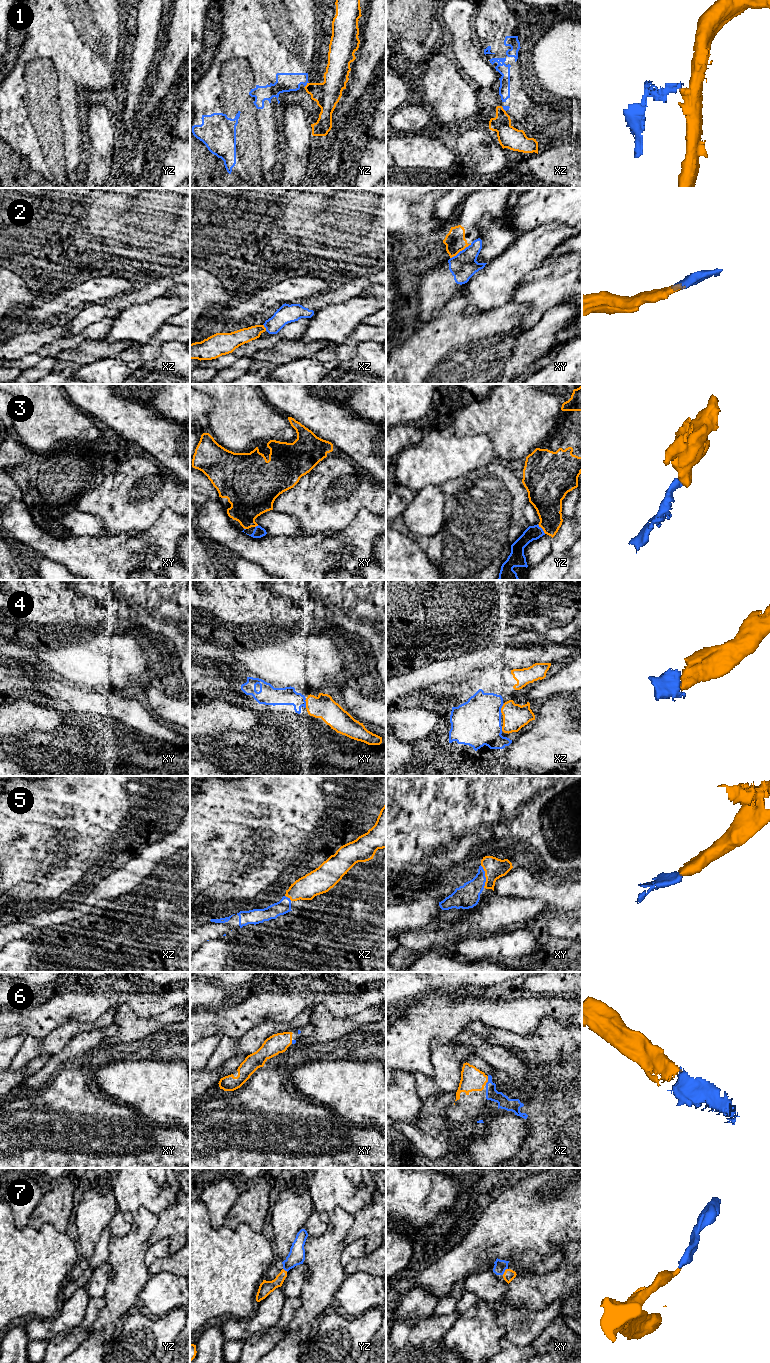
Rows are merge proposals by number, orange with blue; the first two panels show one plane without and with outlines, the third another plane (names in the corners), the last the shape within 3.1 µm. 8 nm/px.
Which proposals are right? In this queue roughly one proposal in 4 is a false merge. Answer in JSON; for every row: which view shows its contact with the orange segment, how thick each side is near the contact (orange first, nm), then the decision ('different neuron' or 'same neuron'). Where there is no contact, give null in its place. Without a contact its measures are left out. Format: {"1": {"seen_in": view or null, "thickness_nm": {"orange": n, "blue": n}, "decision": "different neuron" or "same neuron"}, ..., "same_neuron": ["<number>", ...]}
{"1": {"seen_in": "yz", "thickness_nm": {"orange": 200, "blue": 160}, "decision": "different neuron"}, "2": {"seen_in": "xy", "thickness_nm": {"orange": 170, "blue": 220}, "decision": "different neuron"}, "3": {"seen_in": "yz", "thickness_nm": {"orange": 240, "blue": 110}, "decision": "same neuron"}, "4": {"seen_in": "xz", "thickness_nm": {"orange": 200, "blue": 380}, "decision": "same neuron"}, "5": {"seen_in": "xy", "thickness_nm": {"orange": 170, "blue": 190}, "decision": "same neuron"}, "6": {"seen_in": "xz", "thickness_nm": {"orange": 190, "blue": 100}, "decision": "same neuron"}, "7": {"seen_in": "xy", "thickness_nm": {"orange": 90, "blue": 100}, "decision": "same neuron"}, "same_neuron": ["3", "4", "5", "6", "7"]}

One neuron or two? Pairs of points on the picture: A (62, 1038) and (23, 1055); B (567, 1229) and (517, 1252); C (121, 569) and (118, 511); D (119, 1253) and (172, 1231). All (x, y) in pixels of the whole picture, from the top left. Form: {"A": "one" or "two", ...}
{"A": "one", "B": "one", "C": "two", "D": "two"}

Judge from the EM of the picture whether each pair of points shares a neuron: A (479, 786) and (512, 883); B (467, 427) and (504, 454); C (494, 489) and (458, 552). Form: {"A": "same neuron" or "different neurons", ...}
{"A": "different neurons", "B": "same neuron", "C": "same neuron"}

